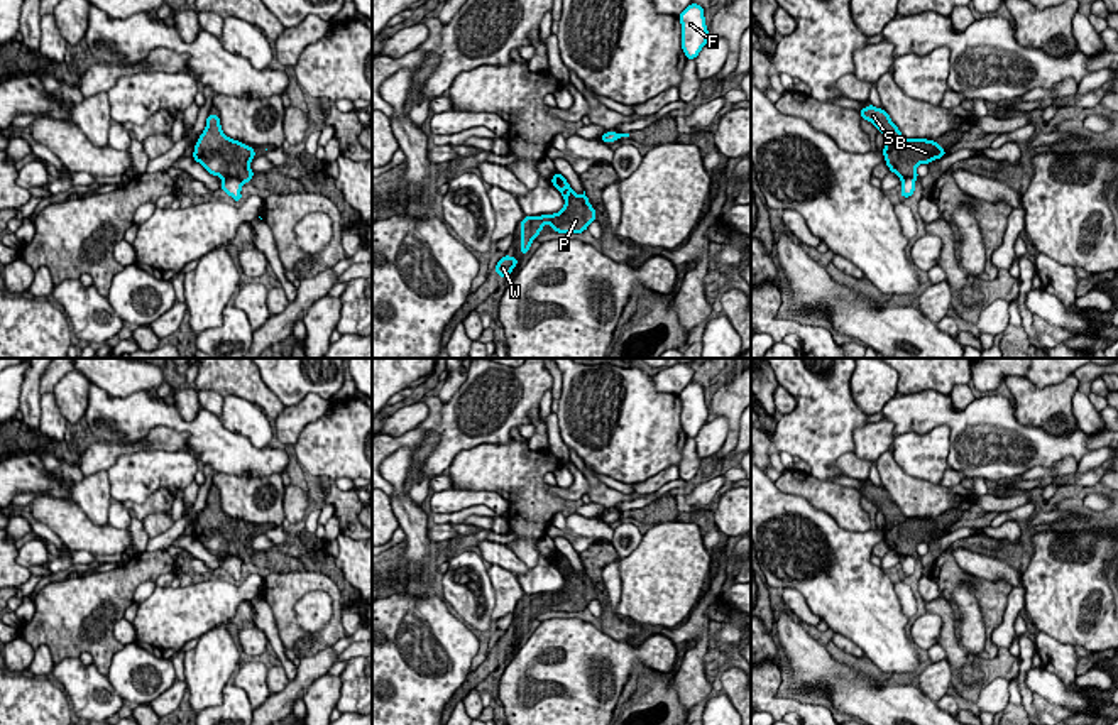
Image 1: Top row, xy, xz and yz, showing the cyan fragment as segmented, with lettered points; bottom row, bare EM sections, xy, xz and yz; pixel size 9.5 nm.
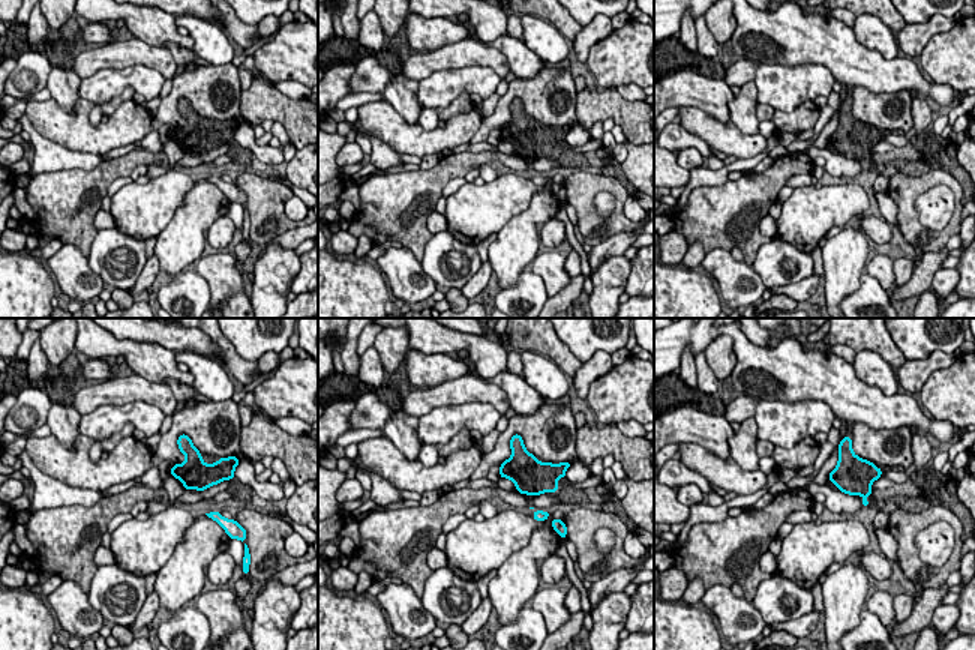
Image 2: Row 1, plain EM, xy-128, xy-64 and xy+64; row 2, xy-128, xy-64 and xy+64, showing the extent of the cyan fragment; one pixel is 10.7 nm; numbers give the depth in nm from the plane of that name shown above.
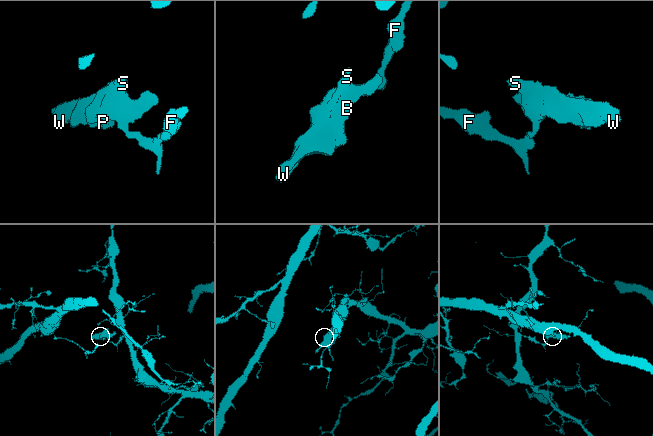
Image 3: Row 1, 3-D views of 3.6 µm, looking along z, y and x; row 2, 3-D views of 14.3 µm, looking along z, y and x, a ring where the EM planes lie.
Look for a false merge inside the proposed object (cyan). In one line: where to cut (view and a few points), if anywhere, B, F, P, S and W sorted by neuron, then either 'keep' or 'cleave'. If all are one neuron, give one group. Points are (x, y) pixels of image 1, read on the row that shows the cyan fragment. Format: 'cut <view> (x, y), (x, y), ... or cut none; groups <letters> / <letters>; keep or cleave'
cut none; groups B F P S W; keep

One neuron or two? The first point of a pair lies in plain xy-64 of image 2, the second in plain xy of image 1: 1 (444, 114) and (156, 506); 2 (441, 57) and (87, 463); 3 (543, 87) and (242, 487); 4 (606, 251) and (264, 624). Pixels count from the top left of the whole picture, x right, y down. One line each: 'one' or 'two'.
1: one
2: one
3: one
4: two

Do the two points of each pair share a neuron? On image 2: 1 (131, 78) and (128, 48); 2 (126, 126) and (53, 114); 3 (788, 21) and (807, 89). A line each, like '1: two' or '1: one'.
1: two
2: one
3: two

